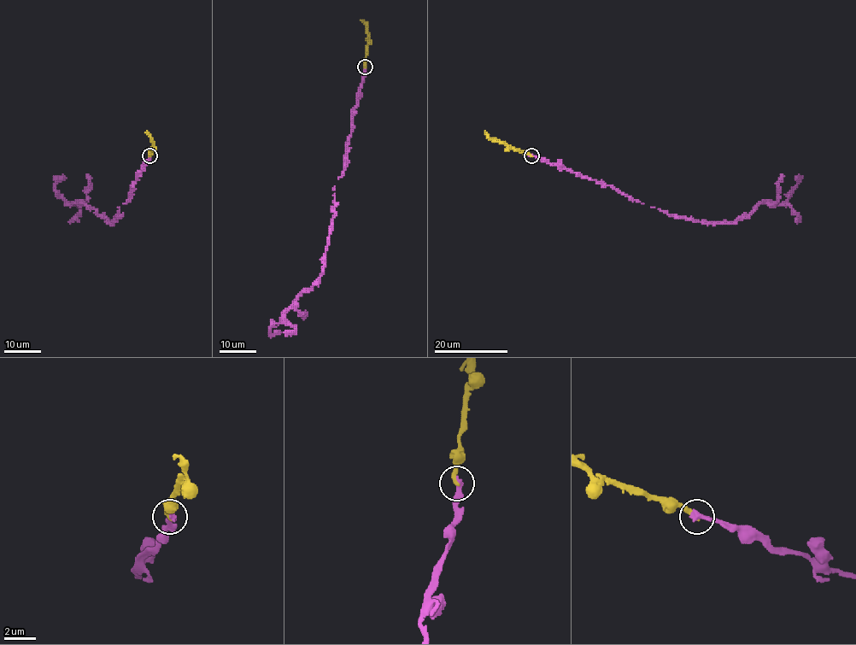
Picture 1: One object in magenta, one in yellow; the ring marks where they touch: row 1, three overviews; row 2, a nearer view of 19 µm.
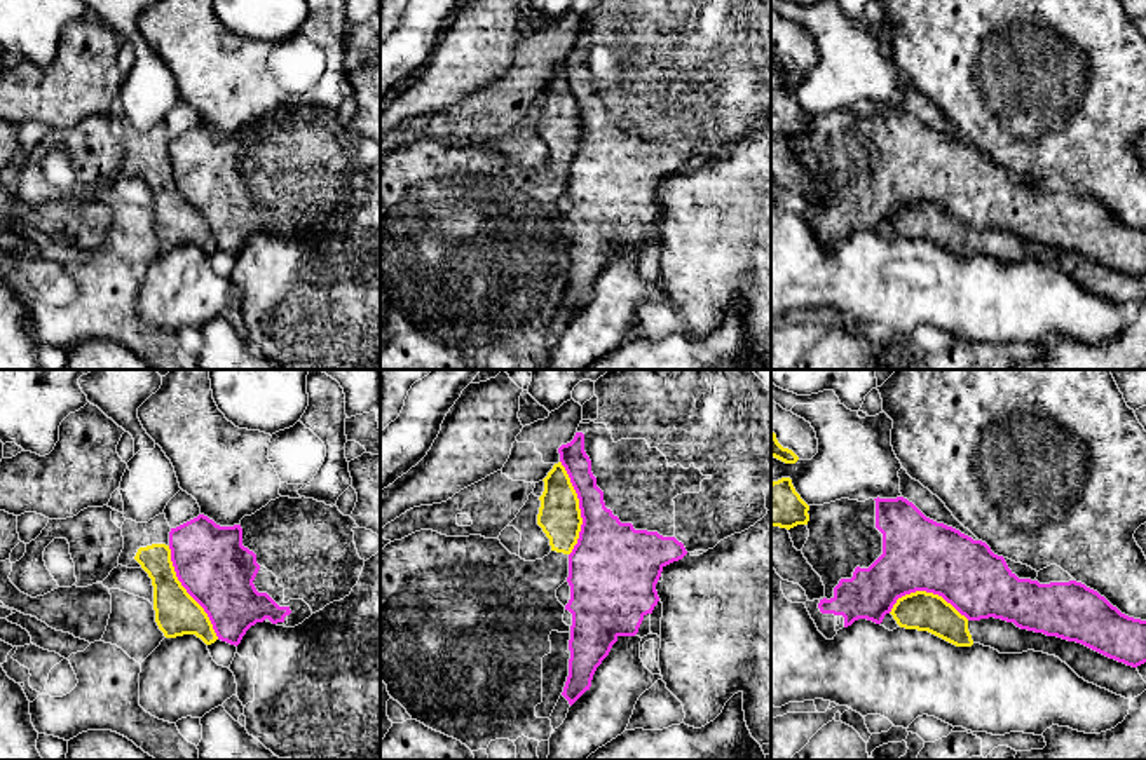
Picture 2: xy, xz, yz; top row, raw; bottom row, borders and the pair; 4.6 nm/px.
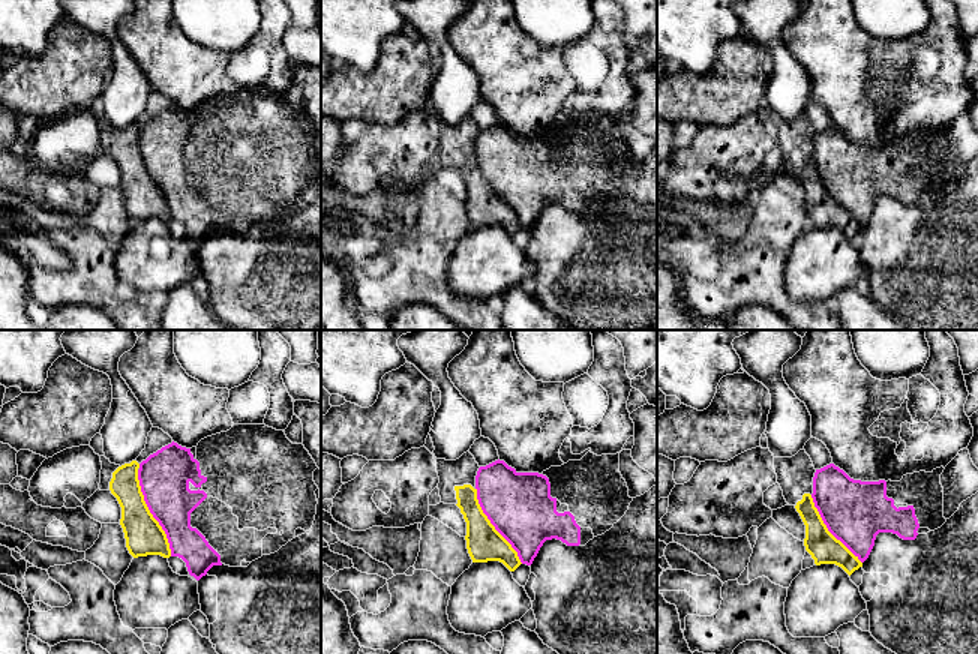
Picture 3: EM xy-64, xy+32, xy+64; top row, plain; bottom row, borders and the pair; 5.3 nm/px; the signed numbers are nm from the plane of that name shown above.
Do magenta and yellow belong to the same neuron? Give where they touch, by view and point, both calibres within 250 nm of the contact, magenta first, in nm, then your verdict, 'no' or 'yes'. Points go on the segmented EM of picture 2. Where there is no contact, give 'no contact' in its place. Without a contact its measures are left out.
xy (187, 591) | 340/200 nm | no

